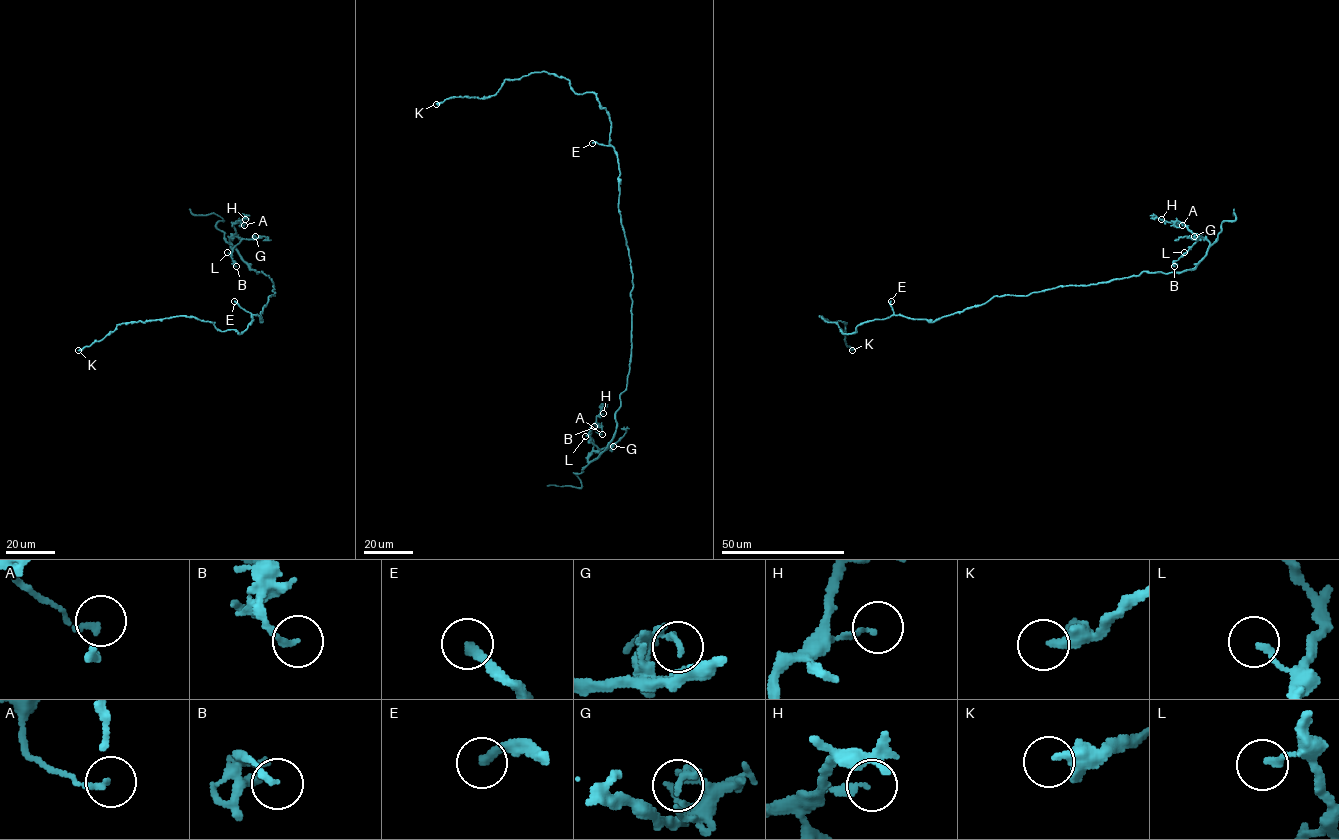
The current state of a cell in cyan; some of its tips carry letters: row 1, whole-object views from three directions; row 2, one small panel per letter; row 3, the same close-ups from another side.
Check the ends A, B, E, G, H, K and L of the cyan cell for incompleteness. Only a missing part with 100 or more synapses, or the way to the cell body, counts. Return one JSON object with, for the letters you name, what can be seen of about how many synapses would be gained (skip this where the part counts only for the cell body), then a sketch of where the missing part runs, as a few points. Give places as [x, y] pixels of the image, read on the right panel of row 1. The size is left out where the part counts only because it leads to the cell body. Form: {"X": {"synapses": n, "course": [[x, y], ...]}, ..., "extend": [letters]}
{"E": {"synapses": 120, "course": [[891, 301], [885, 285], [888, 241], [905, 205], [924, 181], [929, 146], [938, 125], [929, 80]]}, "extend": ["E"]}

